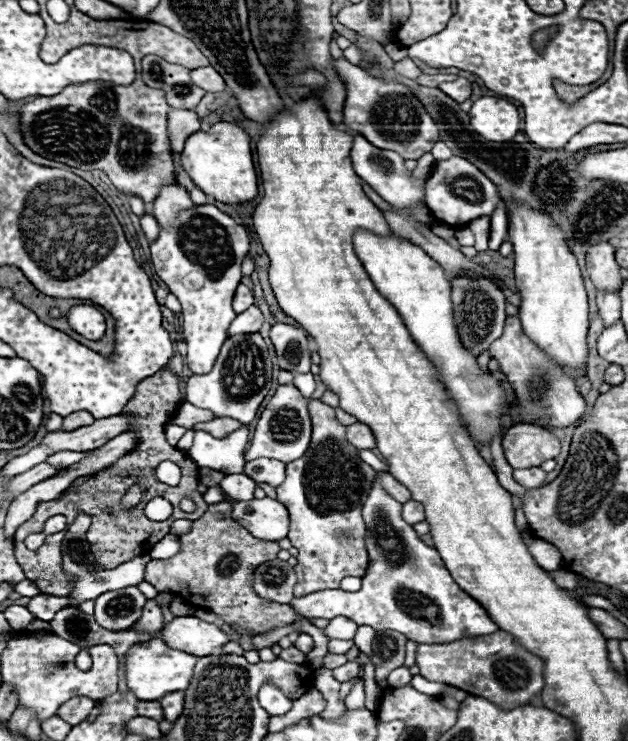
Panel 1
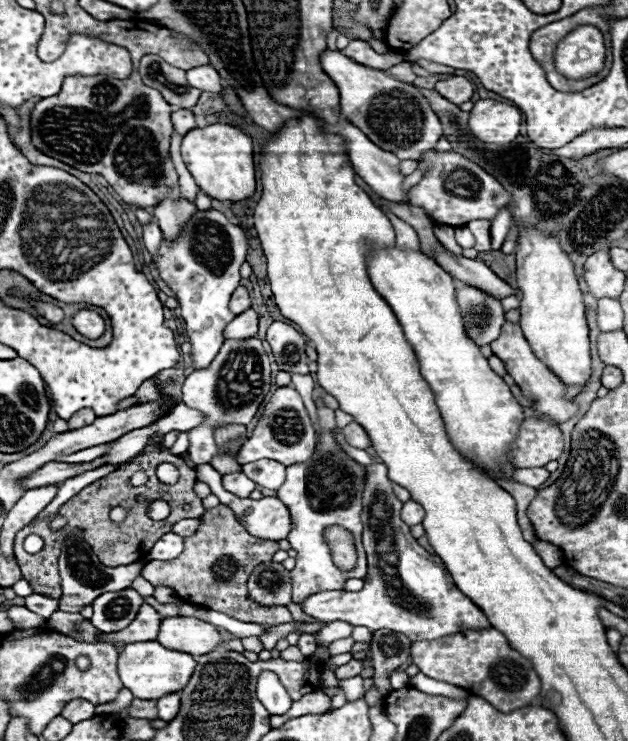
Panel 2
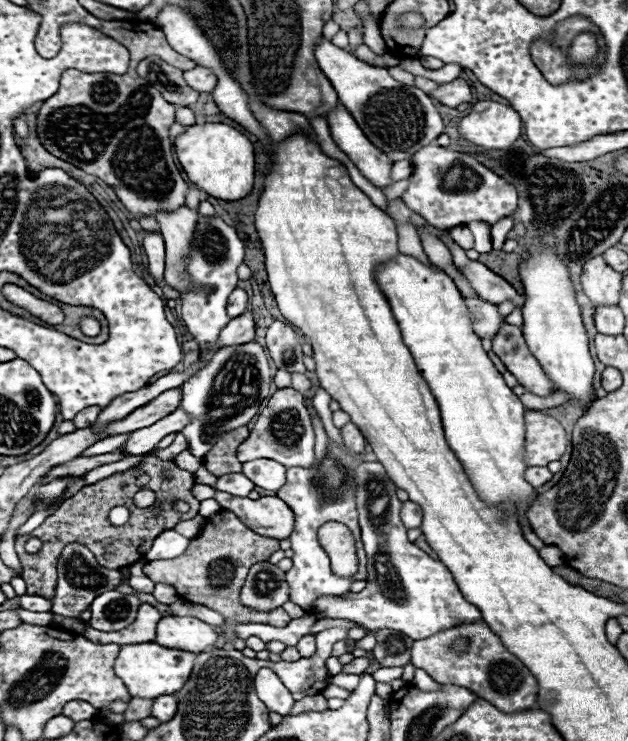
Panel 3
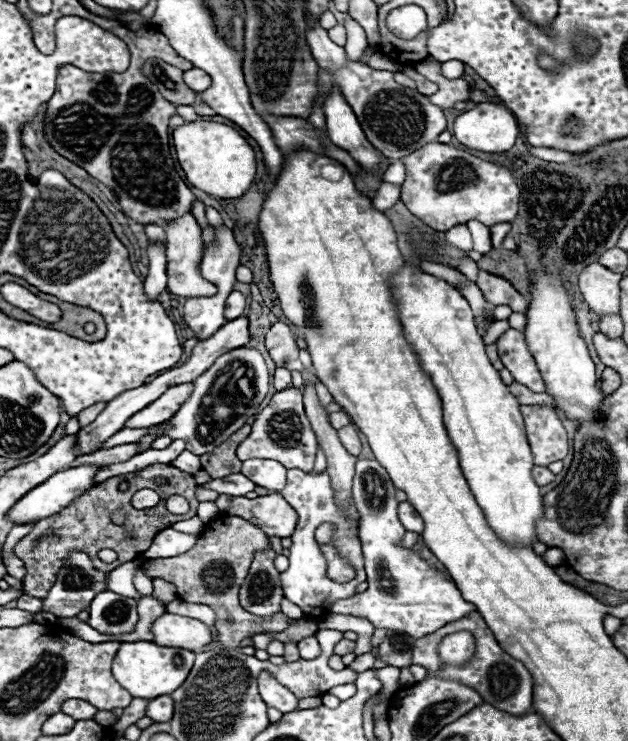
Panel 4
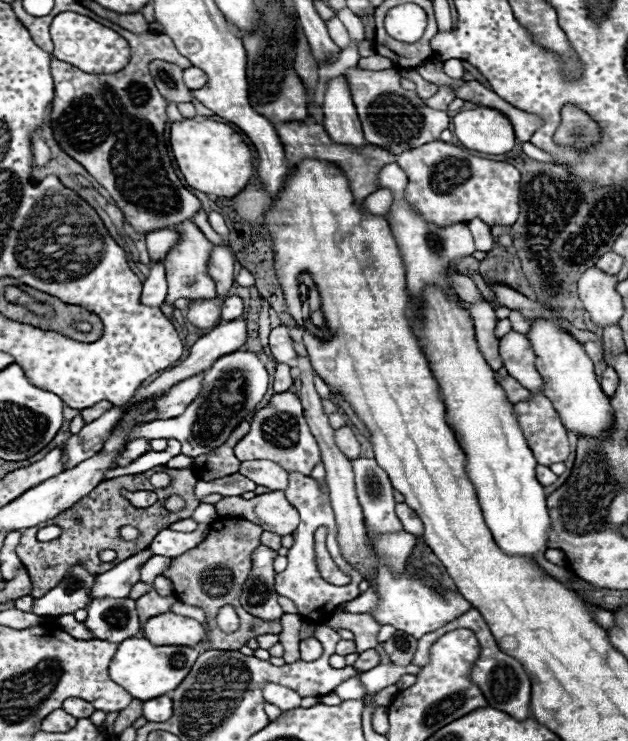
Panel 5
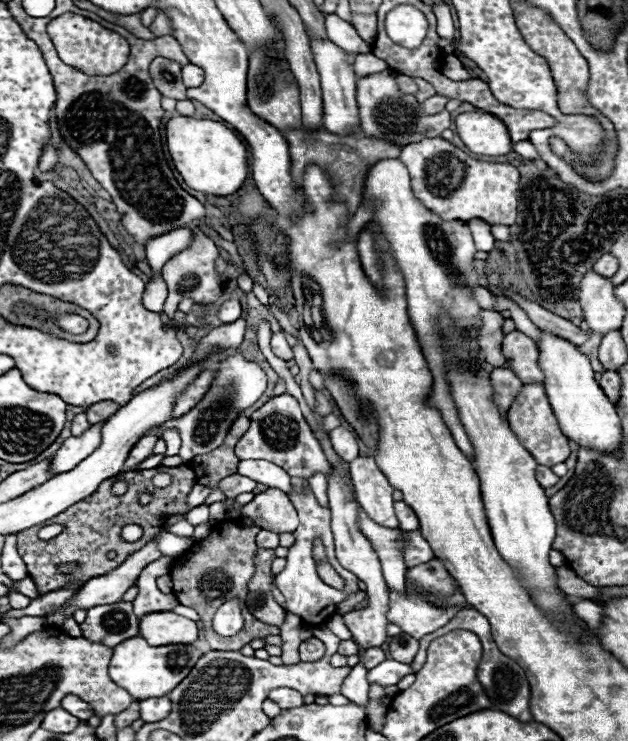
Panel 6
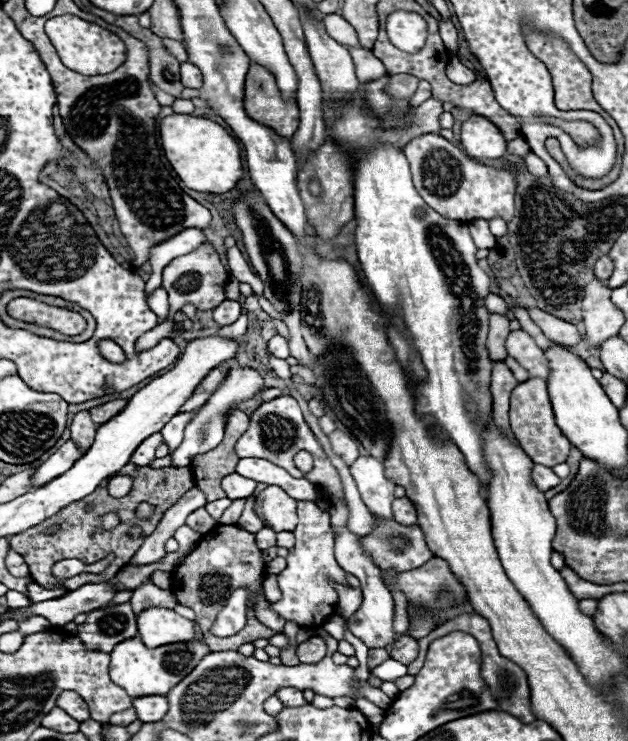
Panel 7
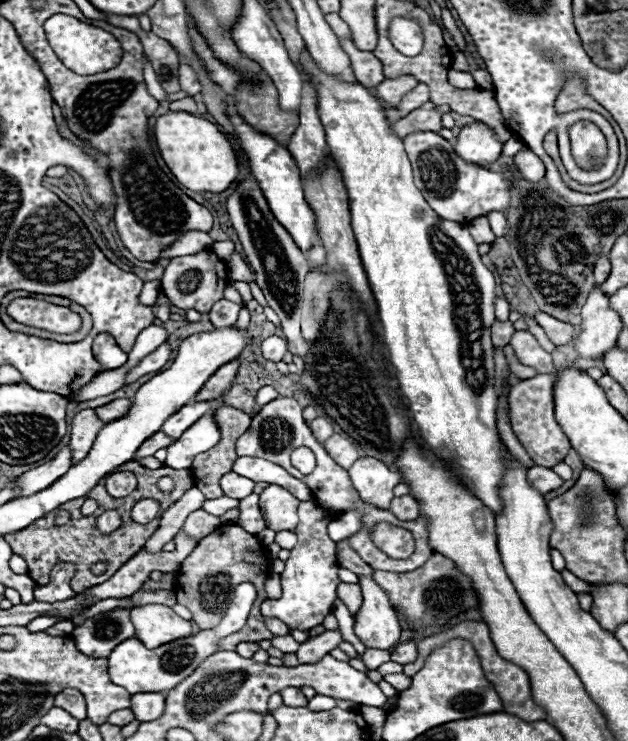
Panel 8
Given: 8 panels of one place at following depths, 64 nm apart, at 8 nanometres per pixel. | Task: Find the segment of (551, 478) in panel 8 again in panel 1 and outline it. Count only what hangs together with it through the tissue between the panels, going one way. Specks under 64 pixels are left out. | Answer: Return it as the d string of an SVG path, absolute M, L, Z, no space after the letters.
M526 468L526 470L514 470L514 480L524 488L540 488L544 484L546 472L540 468Z

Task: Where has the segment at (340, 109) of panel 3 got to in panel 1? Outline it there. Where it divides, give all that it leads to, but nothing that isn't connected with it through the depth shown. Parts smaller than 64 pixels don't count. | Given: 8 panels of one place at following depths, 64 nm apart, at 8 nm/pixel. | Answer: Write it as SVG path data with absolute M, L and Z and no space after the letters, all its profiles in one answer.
M352 132L352 136L354 136L354 146L352 146L350 156L354 162L354 170L362 180L366 180L388 204L392 204L396 208L424 206L424 180L412 178L412 172L406 168L404 158L400 154L390 152L390 150L380 150L356 132Z

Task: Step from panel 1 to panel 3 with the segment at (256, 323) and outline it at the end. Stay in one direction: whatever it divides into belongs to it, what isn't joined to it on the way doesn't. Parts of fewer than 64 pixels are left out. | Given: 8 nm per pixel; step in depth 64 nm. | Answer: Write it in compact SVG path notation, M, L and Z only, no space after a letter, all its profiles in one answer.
M246 310L244 314L232 318L228 326L224 326L224 330L218 336L216 348L228 346L228 344L246 344L252 340L254 340L254 316L250 310Z

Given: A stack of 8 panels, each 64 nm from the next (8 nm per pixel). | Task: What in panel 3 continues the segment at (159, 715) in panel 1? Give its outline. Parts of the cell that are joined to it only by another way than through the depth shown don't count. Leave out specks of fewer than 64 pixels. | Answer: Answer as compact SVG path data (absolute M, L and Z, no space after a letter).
M132 698L128 704L128 710L124 712L124 720L144 720L150 716L152 710L152 702L154 700L146 700L146 698Z

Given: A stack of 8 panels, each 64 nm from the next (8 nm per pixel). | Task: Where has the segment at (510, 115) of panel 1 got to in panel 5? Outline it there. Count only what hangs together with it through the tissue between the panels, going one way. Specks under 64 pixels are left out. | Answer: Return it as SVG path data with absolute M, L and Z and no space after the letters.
M478 106L476 110L454 116L454 134L470 150L486 154L504 154L514 148L516 136L512 122L494 108Z

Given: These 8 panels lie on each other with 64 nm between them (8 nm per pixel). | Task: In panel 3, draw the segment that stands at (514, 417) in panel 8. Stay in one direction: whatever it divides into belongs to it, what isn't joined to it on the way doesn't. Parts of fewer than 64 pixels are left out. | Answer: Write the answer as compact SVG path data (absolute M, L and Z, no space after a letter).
M526 410L526 452L528 466L546 466L566 452L566 432L560 422L538 410Z

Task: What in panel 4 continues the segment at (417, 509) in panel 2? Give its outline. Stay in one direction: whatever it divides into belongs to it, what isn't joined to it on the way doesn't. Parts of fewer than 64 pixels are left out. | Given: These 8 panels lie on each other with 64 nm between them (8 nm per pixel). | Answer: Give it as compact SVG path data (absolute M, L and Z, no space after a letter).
M402 502L402 504L398 506L398 516L400 516L400 522L404 524L406 530L410 530L410 532L418 532L418 534L422 532L422 520L420 520L418 512L412 508L412 504Z

